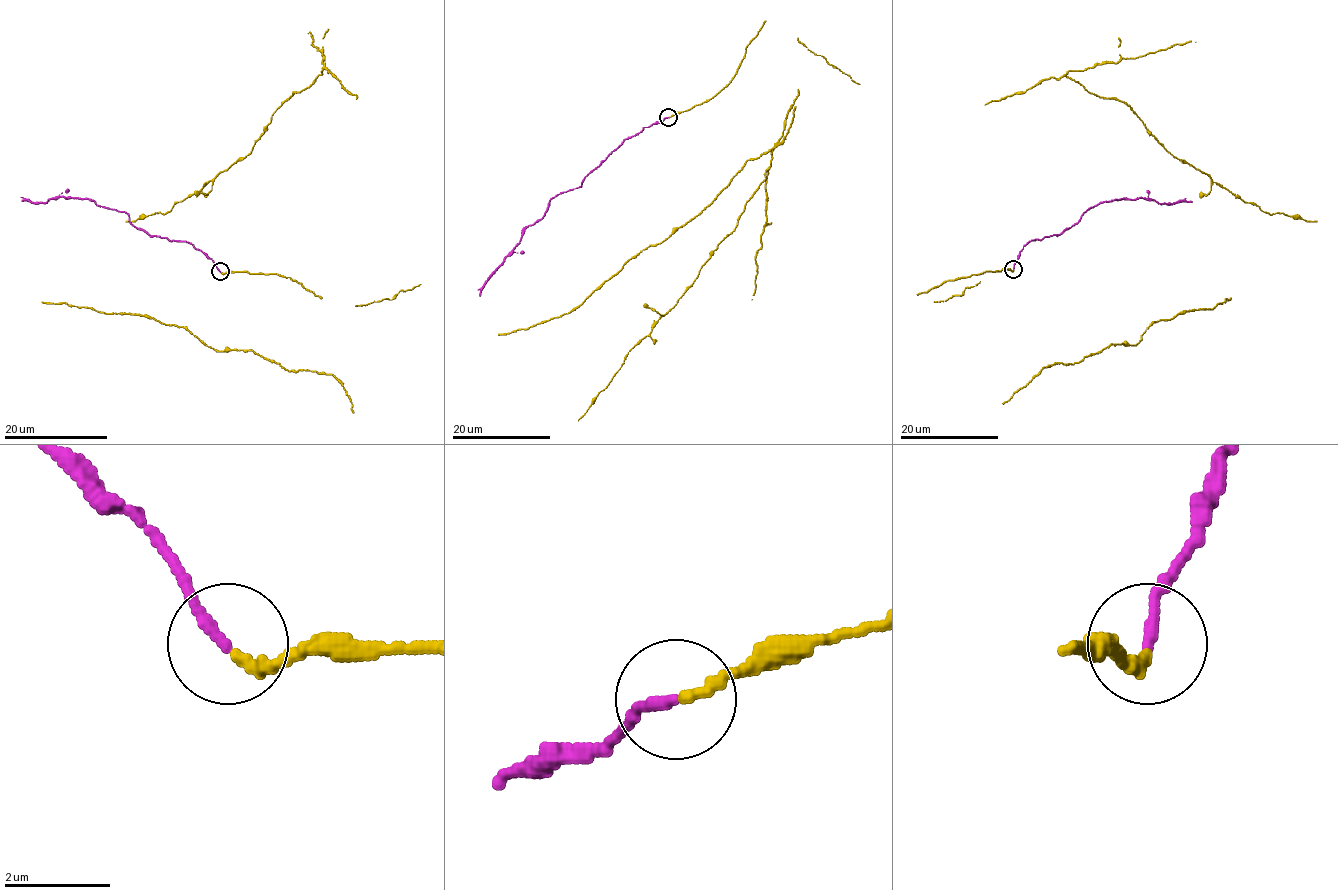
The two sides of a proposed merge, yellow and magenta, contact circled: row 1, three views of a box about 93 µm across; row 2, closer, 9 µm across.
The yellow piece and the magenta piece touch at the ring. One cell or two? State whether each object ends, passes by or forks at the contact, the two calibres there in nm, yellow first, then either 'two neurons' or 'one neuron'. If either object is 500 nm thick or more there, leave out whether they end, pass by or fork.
yellow ends; magenta ends; calibres 280 and 240 nm; one neuron

